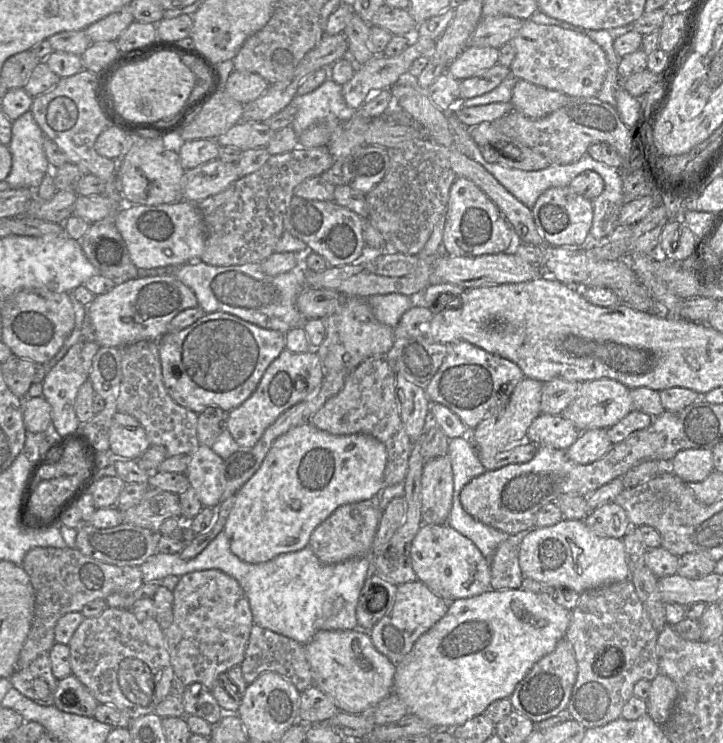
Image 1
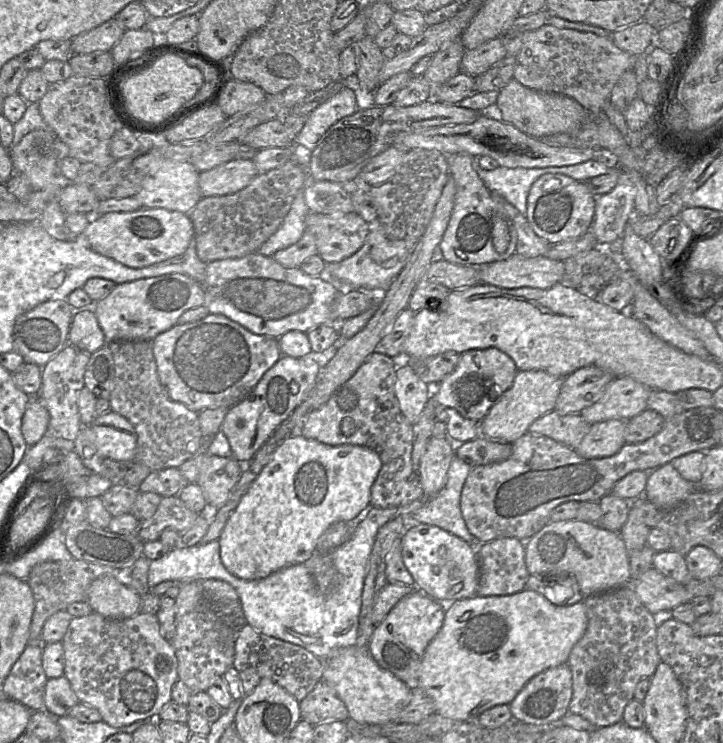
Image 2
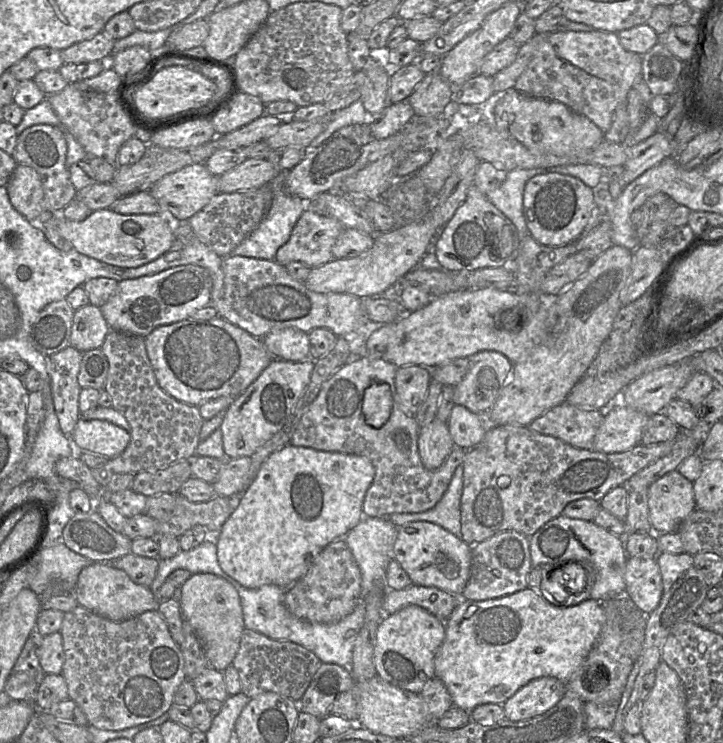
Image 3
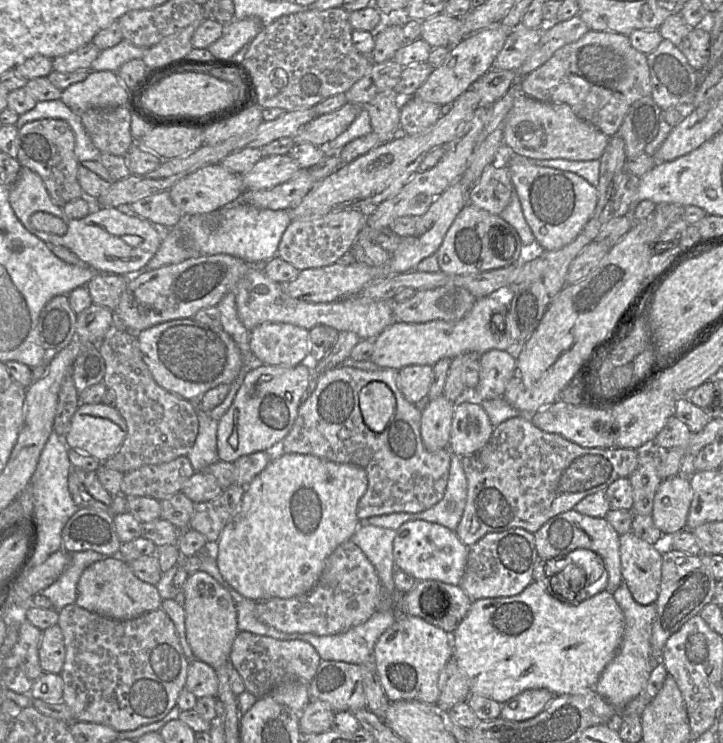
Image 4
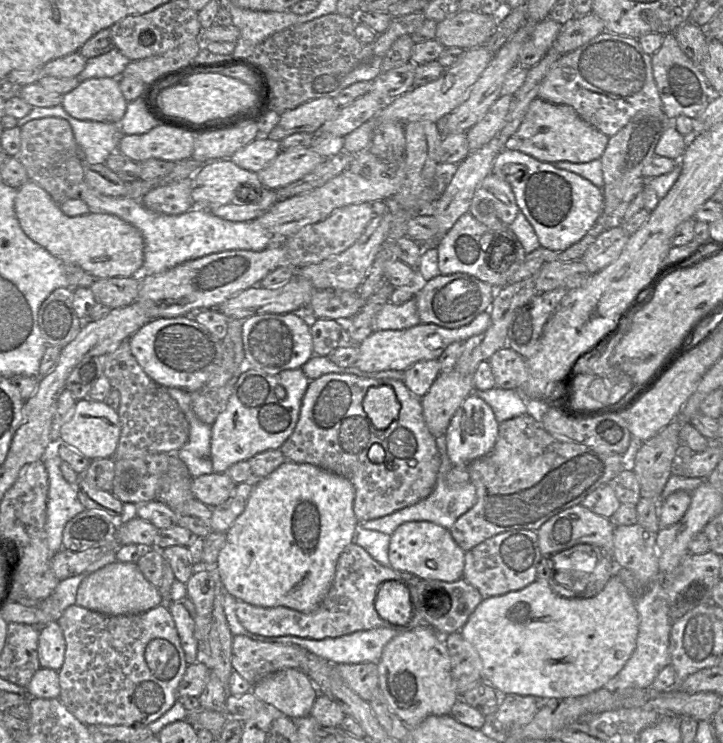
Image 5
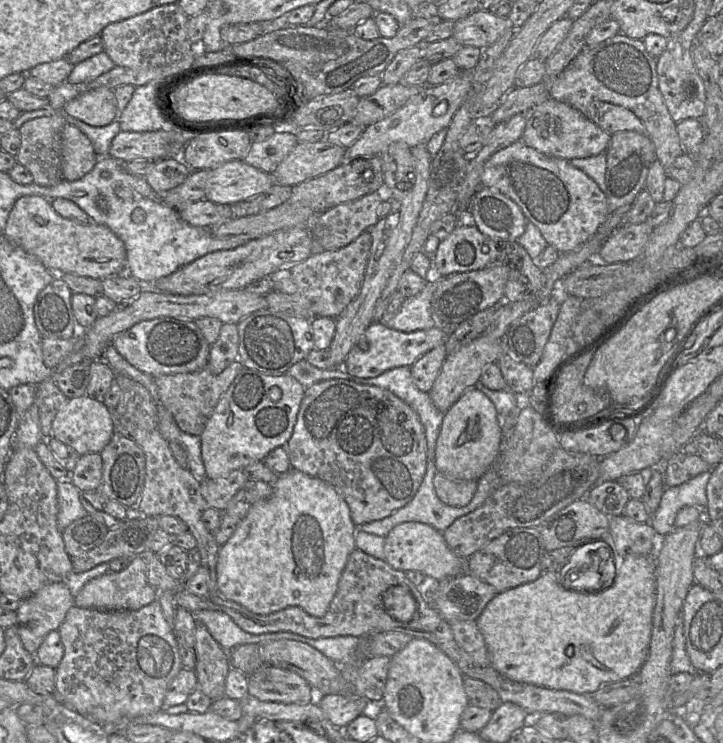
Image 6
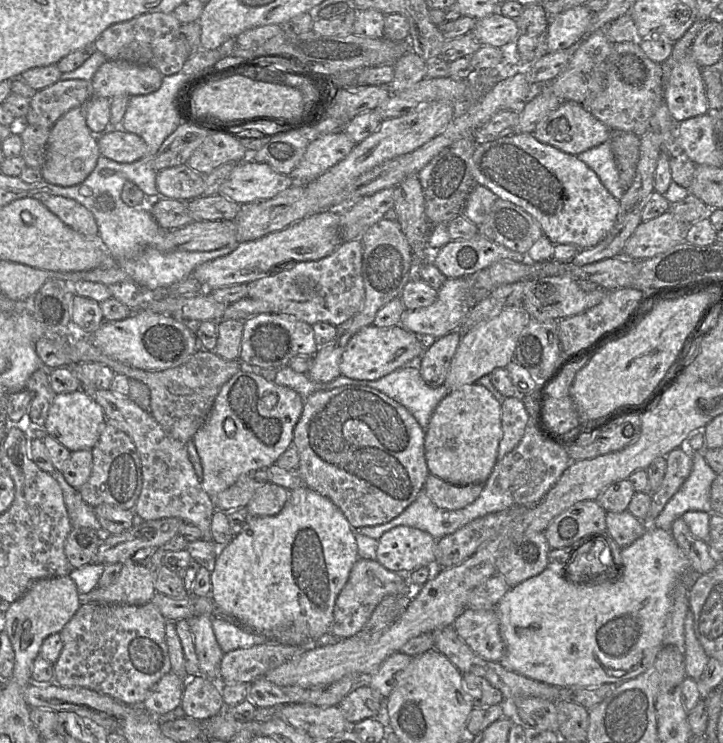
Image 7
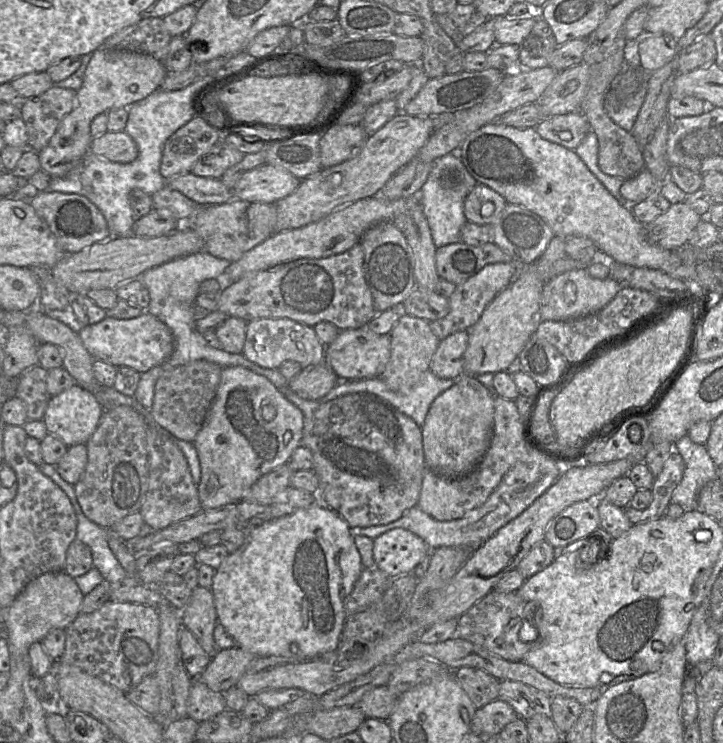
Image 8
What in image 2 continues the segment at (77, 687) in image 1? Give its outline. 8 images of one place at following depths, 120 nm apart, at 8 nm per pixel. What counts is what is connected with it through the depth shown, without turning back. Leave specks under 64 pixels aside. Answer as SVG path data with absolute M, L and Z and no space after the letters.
M62 675L47 680L44 693L46 710L54 716L68 716L69 710L80 701L68 679Z

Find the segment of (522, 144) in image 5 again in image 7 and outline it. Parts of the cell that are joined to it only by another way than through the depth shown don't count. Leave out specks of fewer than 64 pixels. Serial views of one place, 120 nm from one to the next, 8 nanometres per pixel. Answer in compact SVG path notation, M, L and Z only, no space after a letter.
M571 100L562 101L558 108L536 125L532 134L538 141L571 155L578 155L609 141L612 137L612 131L606 125L596 119L582 104Z

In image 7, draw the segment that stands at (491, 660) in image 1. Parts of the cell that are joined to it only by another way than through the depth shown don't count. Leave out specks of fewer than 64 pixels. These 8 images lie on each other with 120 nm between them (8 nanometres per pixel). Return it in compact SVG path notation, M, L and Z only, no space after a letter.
M647 525L646 531L640 538L629 546L622 548L621 557L622 571L621 569L619 570L620 577L613 582L607 582L602 585L573 585L563 578L563 569L565 566L561 567L561 565L552 565L549 563L546 569L540 574L531 577L514 587L510 587L495 607L499 617L500 634L505 645L504 664L509 669L522 676L556 687L621 684L641 675L649 669L654 663L662 646L666 617L671 606L671 591L676 582L690 571L690 563L673 538L671 531L666 531L653 525Z

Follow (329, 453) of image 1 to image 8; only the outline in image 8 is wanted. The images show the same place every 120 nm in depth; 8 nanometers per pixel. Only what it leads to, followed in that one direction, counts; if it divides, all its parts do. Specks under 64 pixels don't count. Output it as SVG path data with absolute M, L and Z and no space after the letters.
M320 502L309 507L298 509L292 514L273 518L246 530L244 543L236 551L228 553L219 567L215 569L210 590L213 595L217 622L233 638L236 646L251 653L255 657L280 656L292 660L304 660L337 650L346 620L344 602L351 593L361 571L361 557L353 541L352 529L340 515Z

